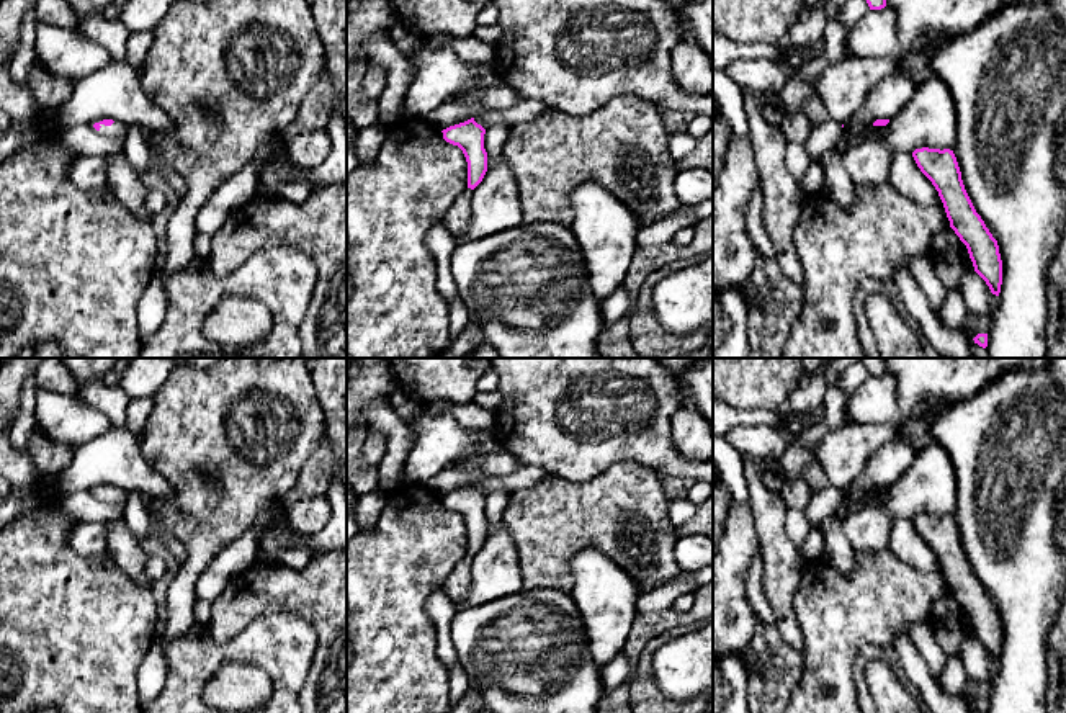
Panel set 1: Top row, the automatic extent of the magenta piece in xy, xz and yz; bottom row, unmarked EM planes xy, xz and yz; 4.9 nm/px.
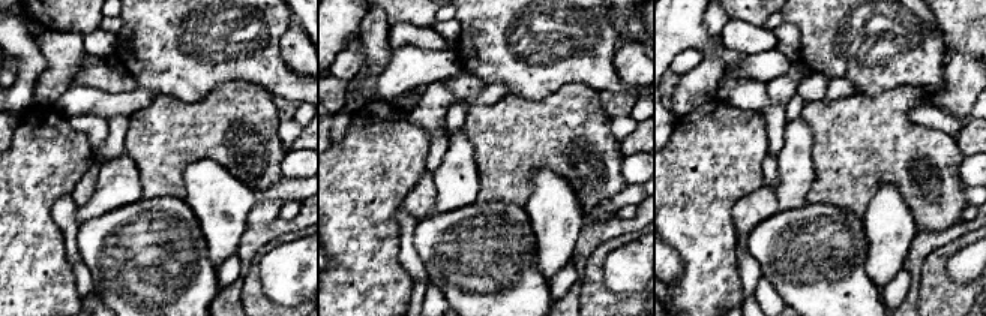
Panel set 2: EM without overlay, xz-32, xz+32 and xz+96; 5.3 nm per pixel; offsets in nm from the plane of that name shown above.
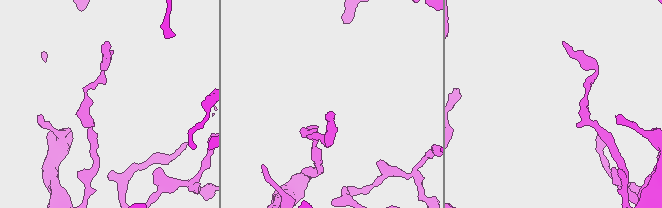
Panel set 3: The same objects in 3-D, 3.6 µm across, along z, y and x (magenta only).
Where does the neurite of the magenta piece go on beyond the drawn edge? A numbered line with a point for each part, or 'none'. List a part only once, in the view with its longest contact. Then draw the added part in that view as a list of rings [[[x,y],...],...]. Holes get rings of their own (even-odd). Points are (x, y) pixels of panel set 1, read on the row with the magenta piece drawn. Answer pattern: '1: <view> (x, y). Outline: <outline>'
1: xy (116, 130). Outline: [[[114,121],[111,126],[105,126],[100,124],[100,132],[108,136],[108,137],[114,137],[114,139],[121,139],[124,142],[124,136],[128,132],[128,124],[118,123]]]

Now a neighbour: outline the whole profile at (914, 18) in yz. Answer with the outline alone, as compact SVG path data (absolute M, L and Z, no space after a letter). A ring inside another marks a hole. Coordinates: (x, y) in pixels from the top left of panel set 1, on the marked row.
M886 0L896 13L901 51L925 36L958 34L974 29L1006 5L1038 5L1046 0Z

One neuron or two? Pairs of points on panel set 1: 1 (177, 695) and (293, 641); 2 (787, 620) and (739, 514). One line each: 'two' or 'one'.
1: one
2: two

